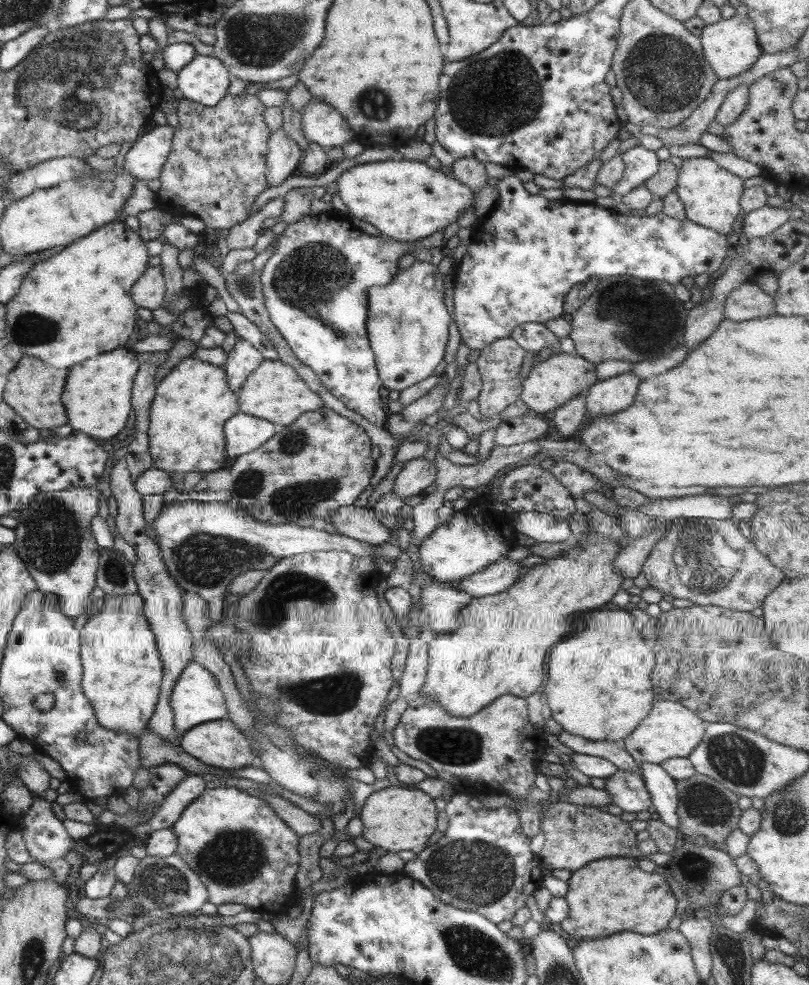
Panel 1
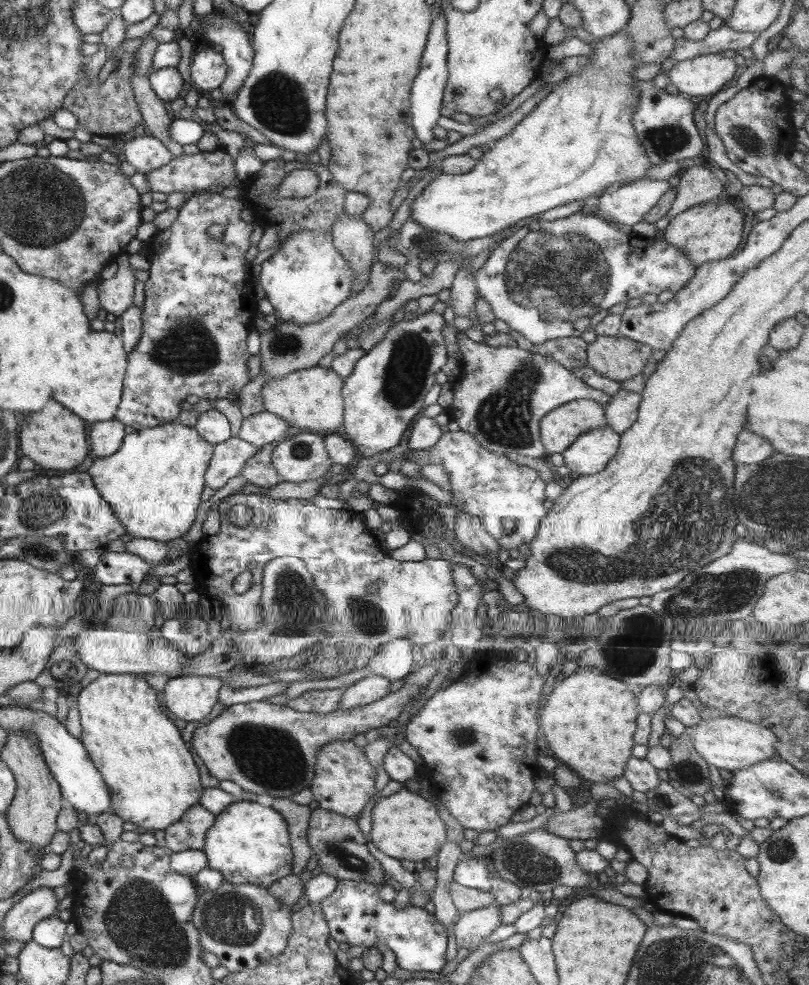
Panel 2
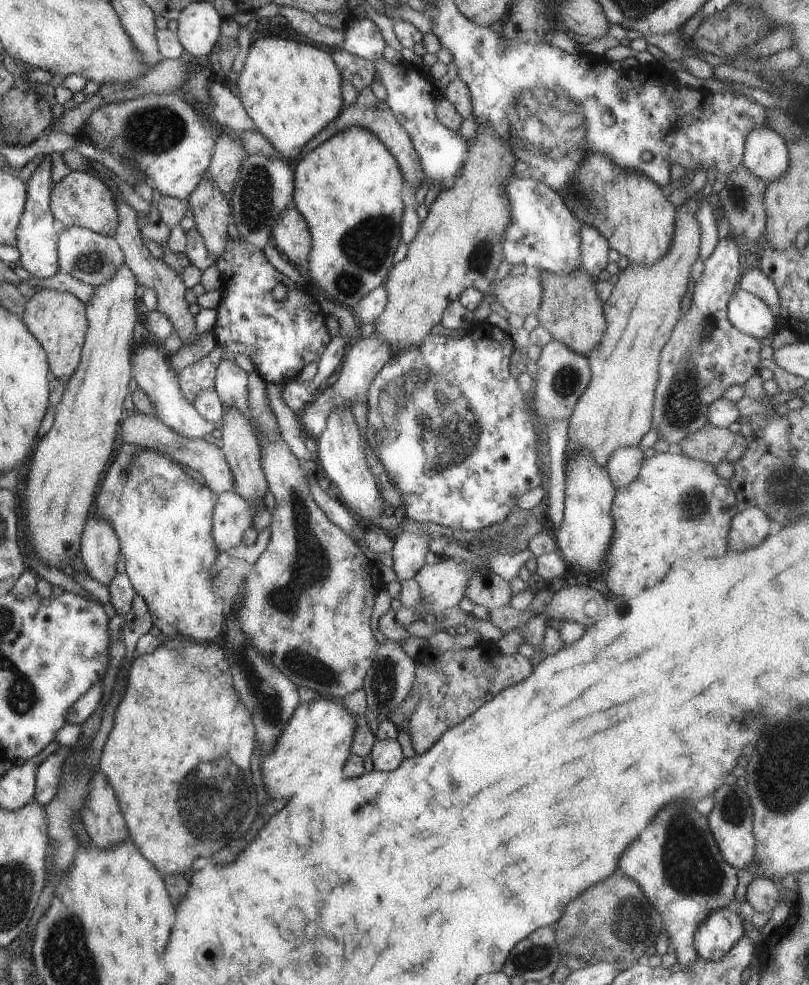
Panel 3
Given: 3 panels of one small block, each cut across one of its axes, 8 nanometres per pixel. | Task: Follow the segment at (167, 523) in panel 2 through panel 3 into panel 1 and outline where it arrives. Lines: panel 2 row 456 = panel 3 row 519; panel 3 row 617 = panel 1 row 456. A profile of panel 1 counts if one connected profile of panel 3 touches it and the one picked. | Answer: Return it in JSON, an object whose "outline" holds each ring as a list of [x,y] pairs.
{"outline":[[[187,356],[156,384],[148,419],[152,467],[163,472],[213,472],[228,463],[223,424],[239,413],[237,393],[229,390],[222,366]]]}

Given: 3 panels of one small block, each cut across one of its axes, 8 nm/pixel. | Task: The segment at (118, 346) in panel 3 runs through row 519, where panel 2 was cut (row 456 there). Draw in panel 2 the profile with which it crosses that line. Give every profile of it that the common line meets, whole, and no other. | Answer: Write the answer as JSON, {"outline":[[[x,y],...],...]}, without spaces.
{"outline":[[[47,400],[47,408],[43,408],[43,412],[29,412],[23,418],[23,454],[37,466],[51,468],[53,473],[73,469],[85,460],[87,452],[89,448],[83,420],[61,408],[57,402]]]}

